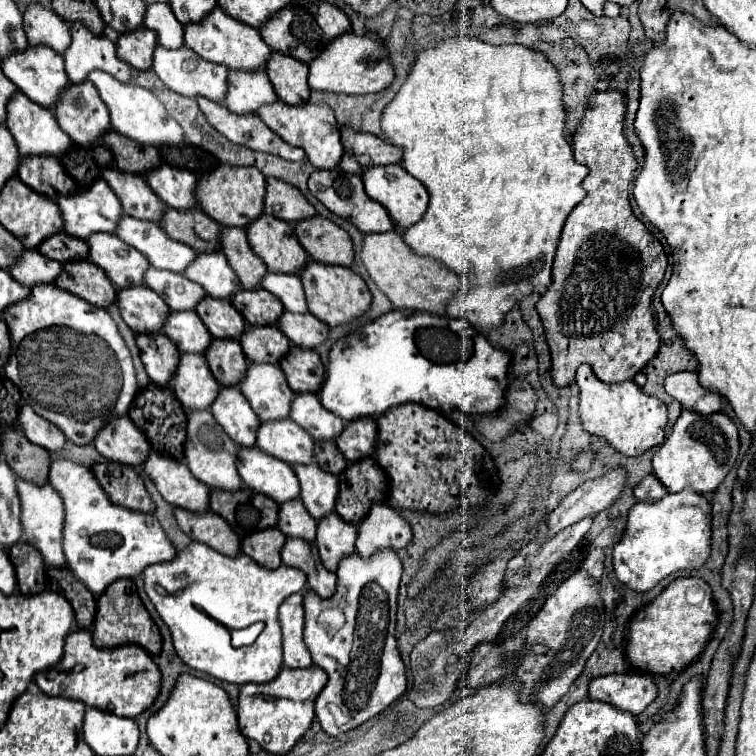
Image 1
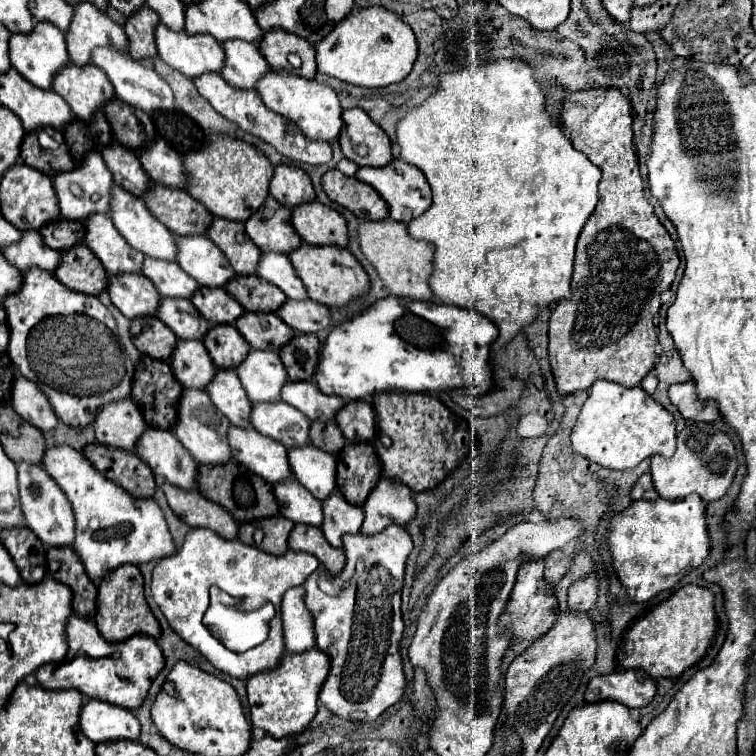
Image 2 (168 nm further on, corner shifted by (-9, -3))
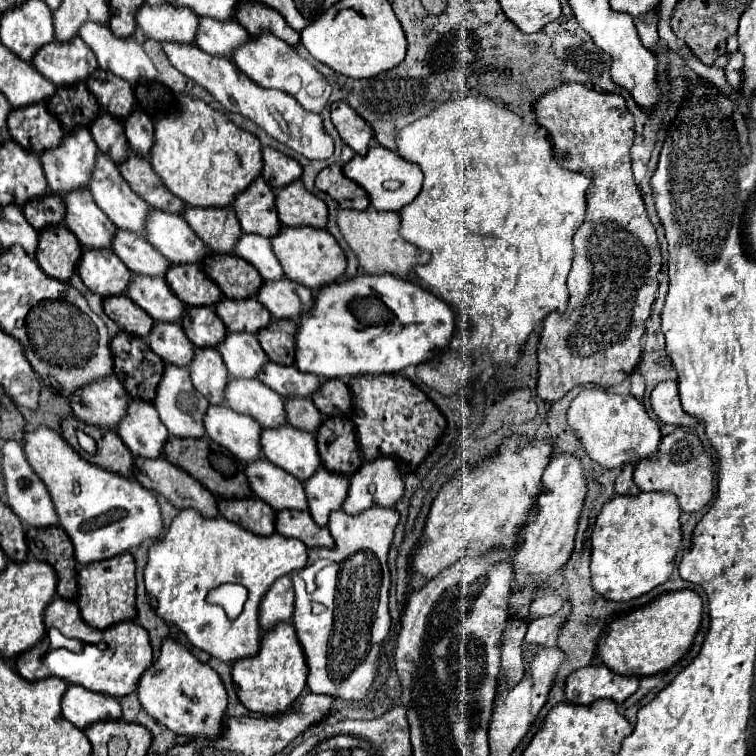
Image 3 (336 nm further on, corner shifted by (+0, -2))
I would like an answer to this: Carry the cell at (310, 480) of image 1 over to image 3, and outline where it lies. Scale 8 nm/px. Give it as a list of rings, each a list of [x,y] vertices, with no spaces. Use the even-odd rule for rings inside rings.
[[[292,425],[262,429],[262,455],[300,481],[312,477],[320,467],[314,435]]]

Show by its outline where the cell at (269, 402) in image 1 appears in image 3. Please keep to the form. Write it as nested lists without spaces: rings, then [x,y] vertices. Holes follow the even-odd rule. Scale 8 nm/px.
[[[228,331],[218,351],[232,377],[256,377],[268,359],[254,333]]]

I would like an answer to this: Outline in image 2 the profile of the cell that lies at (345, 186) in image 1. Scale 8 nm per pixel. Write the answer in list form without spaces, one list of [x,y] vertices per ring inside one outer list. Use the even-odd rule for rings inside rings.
[[[329,170],[323,176],[323,190],[327,192],[329,200],[351,210],[361,222],[375,222],[389,216],[389,206],[369,184],[349,178],[339,170]]]

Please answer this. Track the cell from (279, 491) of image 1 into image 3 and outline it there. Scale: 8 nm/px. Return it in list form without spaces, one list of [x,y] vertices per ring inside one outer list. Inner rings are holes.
[[[210,405],[204,415],[204,429],[218,445],[226,445],[238,459],[254,461],[260,457],[262,427],[248,415],[240,415],[228,405]]]

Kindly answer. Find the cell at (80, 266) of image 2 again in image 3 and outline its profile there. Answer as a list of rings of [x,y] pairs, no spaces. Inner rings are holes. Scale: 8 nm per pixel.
[[[64,223],[48,225],[38,235],[36,261],[50,277],[68,281],[76,271],[80,253],[82,249],[78,239],[70,233],[70,229],[66,229]]]

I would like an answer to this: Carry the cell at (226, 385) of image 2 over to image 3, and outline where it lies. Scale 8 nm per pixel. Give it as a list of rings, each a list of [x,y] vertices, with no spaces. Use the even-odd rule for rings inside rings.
[[[194,349],[194,357],[188,365],[194,387],[210,401],[224,401],[224,387],[228,381],[228,369],[218,349]]]

